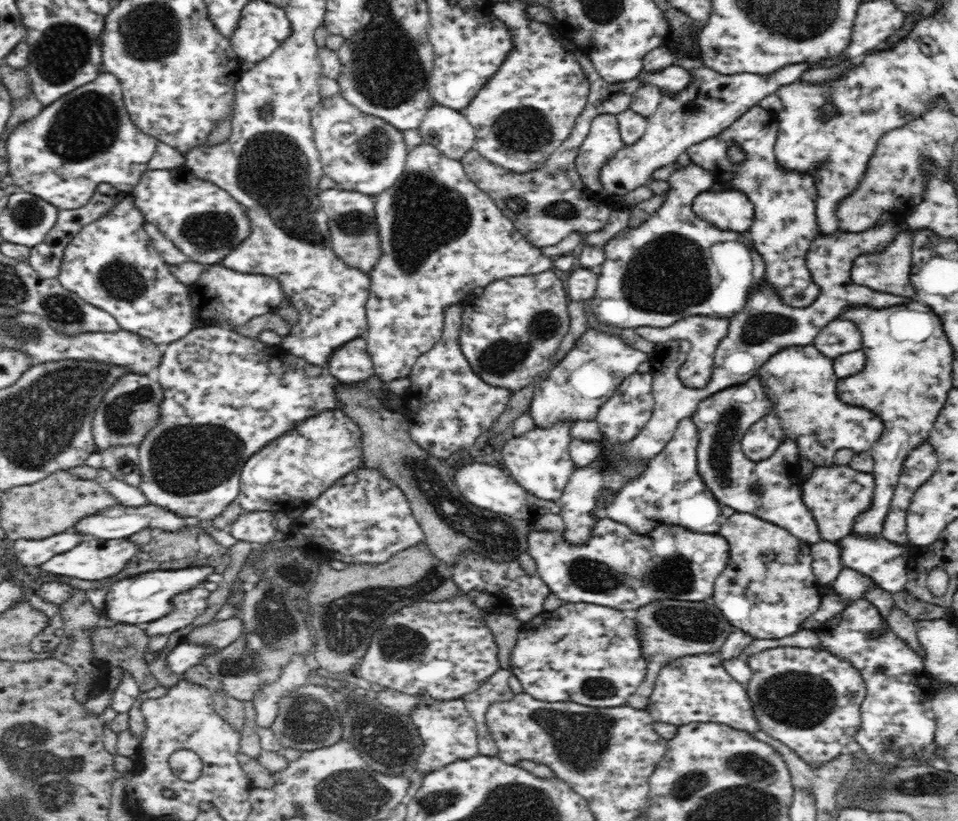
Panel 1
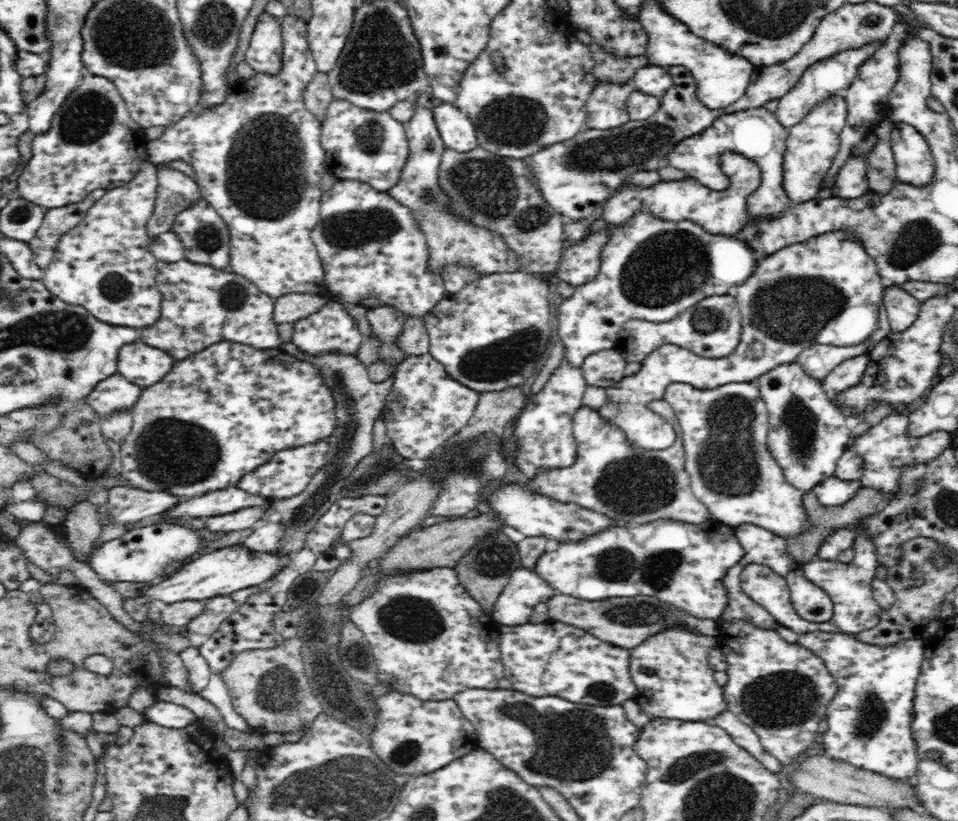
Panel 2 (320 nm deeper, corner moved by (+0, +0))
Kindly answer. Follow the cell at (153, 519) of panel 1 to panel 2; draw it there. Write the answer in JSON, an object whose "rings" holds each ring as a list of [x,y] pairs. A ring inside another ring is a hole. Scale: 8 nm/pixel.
{"rings":[[[227,488],[203,494],[199,497],[184,499],[178,503],[172,512],[167,512],[172,518],[180,516],[190,516],[190,518],[200,518],[200,516],[220,516],[220,514],[232,514],[243,508],[260,506],[268,508],[278,501],[278,498],[264,498],[256,494],[250,494],[241,488]]]}

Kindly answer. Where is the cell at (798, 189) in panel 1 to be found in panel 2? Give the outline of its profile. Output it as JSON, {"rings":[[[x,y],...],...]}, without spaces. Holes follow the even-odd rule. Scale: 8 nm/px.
{"rings":[[[756,108],[724,114],[714,120],[699,134],[690,136],[666,154],[664,165],[684,170],[687,178],[696,179],[713,191],[723,191],[729,187],[727,176],[721,167],[721,157],[728,152],[740,154],[754,161],[761,170],[761,183],[754,192],[746,196],[748,209],[754,217],[776,217],[791,206],[791,200],[782,188],[782,156],[786,151],[789,129],[778,123],[775,114],[766,108]]]}

